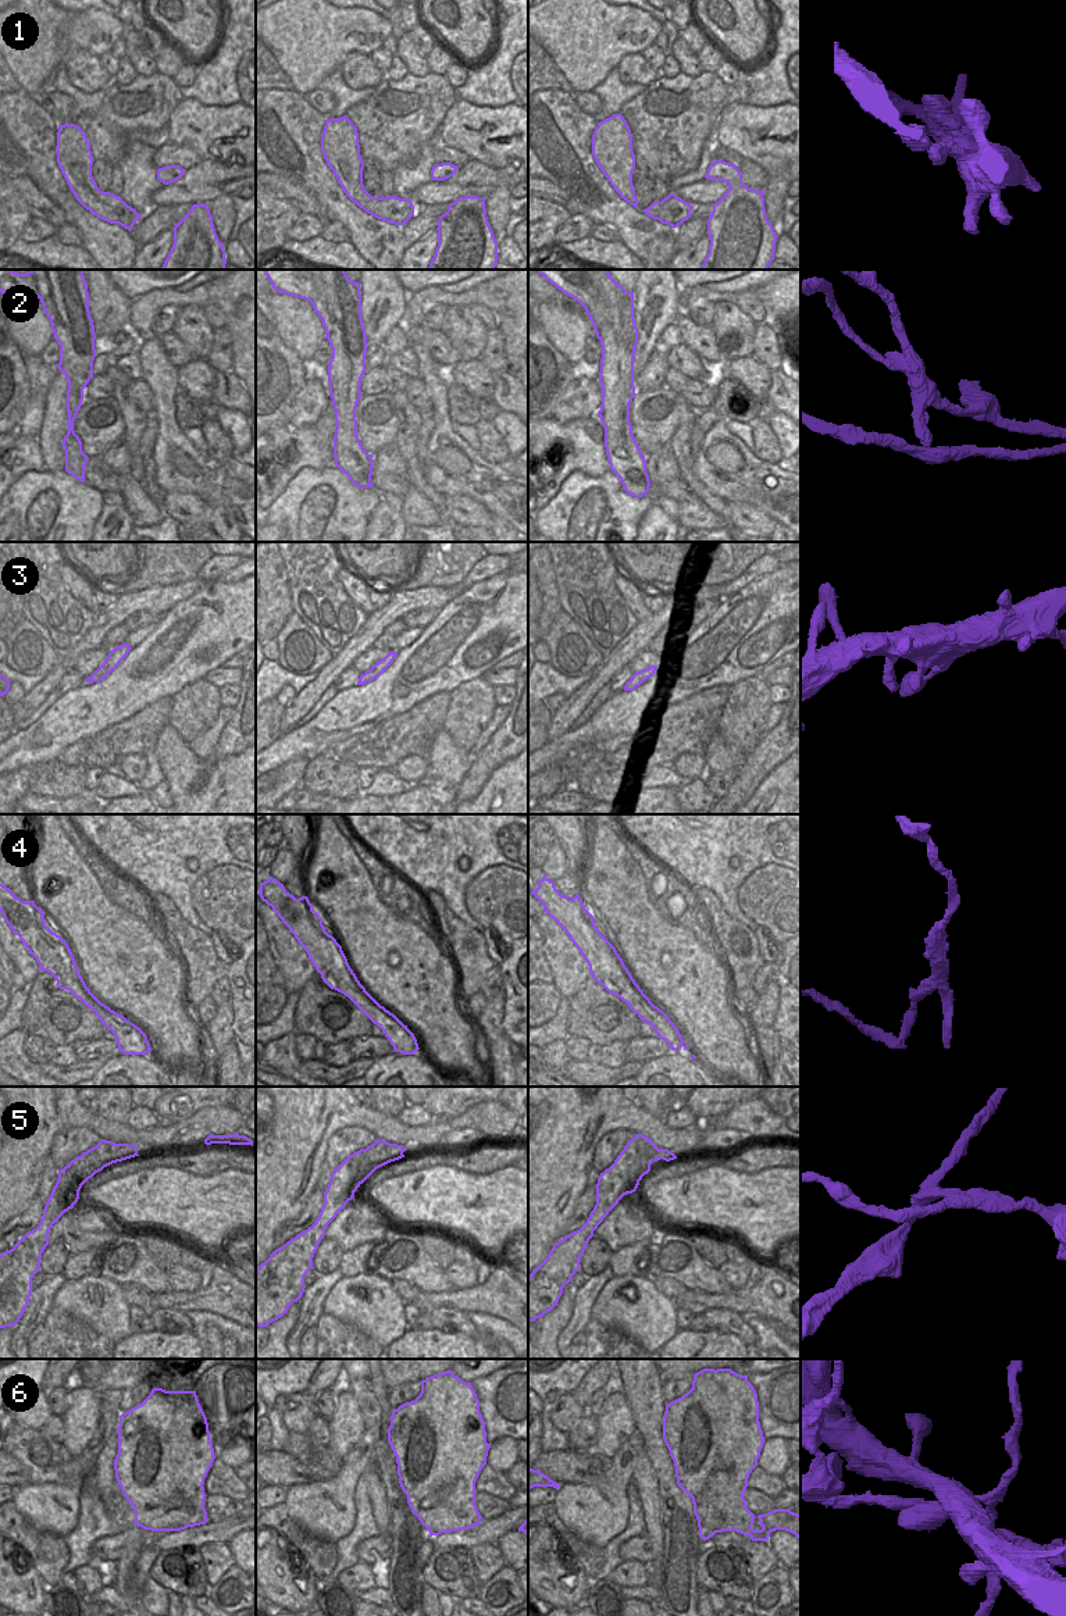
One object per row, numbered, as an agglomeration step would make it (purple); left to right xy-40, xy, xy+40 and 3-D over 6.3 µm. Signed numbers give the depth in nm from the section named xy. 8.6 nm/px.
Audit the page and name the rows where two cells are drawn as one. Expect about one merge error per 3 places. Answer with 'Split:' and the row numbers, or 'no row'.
Split: 2, 4, 5, 6.

